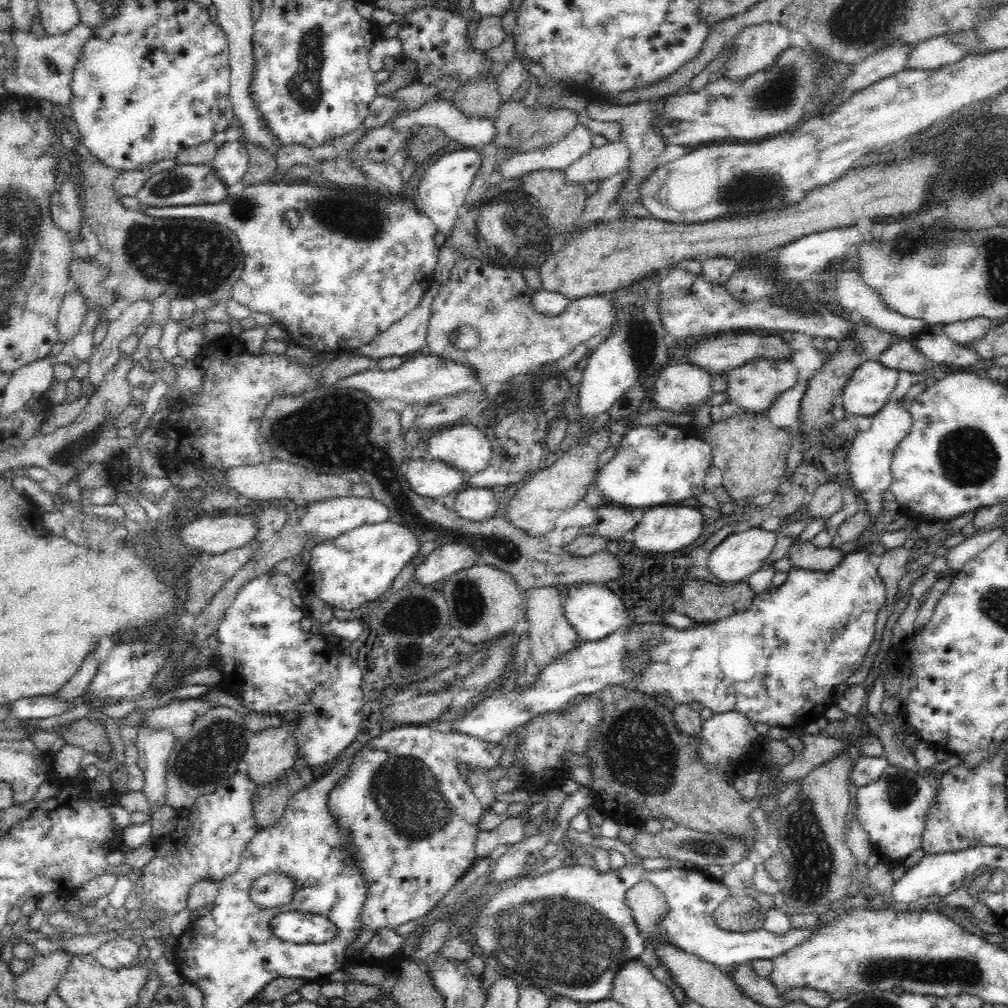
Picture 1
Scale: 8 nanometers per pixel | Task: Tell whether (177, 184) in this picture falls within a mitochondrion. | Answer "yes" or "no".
yes

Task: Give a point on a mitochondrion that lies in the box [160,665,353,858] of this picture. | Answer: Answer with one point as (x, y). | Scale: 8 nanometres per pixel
(208, 758)

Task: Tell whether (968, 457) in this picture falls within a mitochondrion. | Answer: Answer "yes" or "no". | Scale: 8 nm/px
yes

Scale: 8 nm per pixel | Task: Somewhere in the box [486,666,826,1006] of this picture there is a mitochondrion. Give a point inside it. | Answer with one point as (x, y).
(561, 940)

